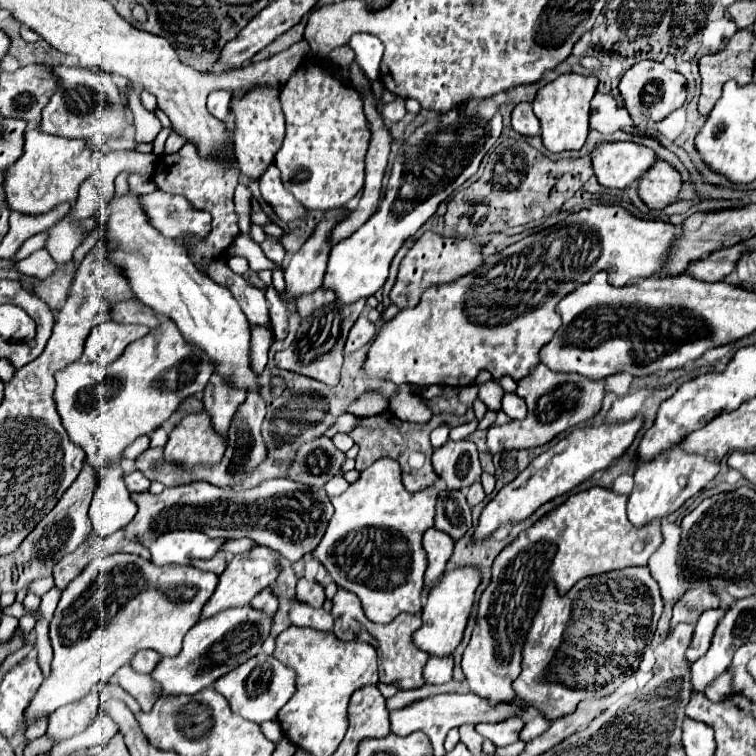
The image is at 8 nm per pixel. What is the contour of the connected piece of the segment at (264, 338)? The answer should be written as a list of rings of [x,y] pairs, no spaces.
[[[253,327],[251,329],[251,369],[255,369],[255,373],[263,373],[265,365],[267,365],[267,351],[271,347],[271,343],[275,341],[273,333],[265,327]]]

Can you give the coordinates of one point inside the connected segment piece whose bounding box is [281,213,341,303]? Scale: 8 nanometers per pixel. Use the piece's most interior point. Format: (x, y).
(305, 271)

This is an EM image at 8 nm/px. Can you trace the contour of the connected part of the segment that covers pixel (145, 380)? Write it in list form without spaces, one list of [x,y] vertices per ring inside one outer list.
[[[163,319],[161,325],[151,329],[145,337],[131,343],[125,353],[109,363],[81,363],[75,361],[63,371],[57,373],[57,389],[55,389],[55,403],[57,411],[61,415],[63,427],[69,433],[69,439],[85,449],[87,461],[101,471],[107,463],[121,463],[121,453],[127,445],[131,445],[137,437],[149,435],[157,427],[161,427],[181,405],[181,401],[197,391],[203,391],[207,381],[211,377],[211,365],[207,365],[207,357],[199,353],[197,349],[191,349],[187,341],[183,341],[183,335],[179,333],[177,325],[169,319]]]

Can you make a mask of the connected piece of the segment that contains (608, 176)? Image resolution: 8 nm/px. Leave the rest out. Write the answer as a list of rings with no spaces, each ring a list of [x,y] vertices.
[[[629,141],[597,145],[589,155],[599,185],[609,189],[633,185],[655,163],[655,153],[651,149]]]

